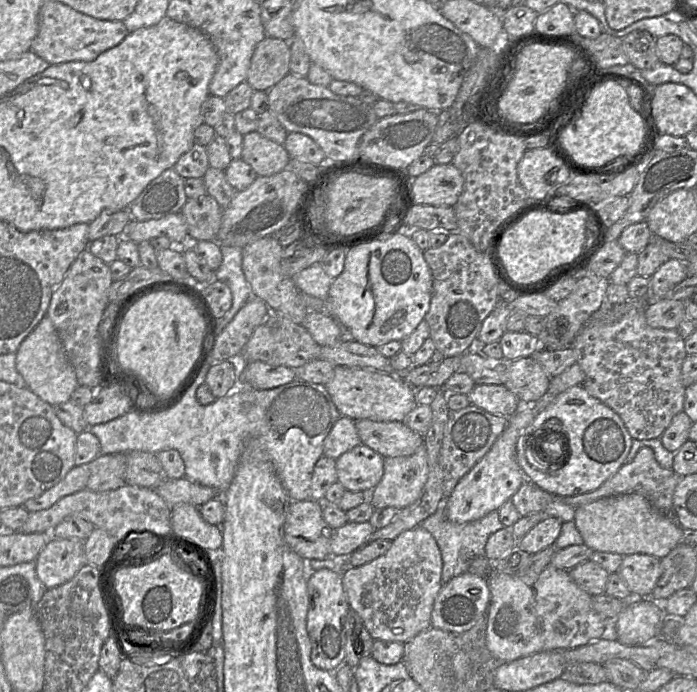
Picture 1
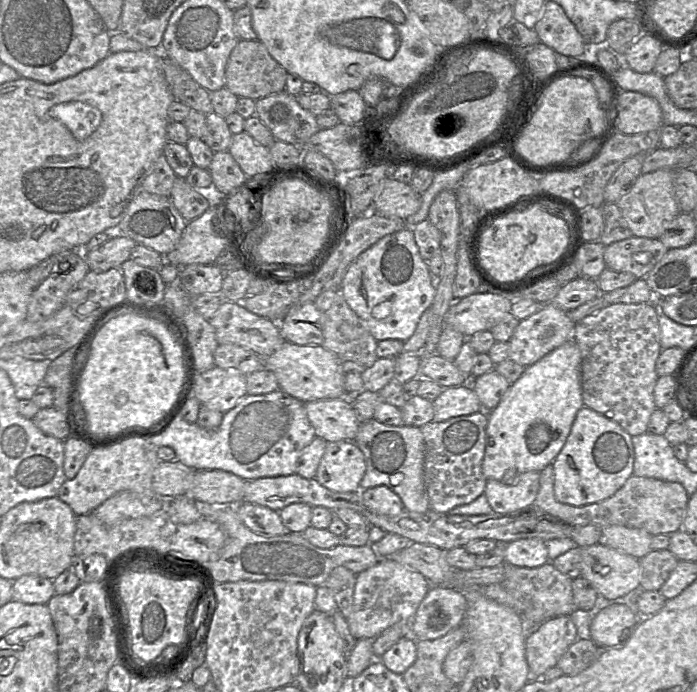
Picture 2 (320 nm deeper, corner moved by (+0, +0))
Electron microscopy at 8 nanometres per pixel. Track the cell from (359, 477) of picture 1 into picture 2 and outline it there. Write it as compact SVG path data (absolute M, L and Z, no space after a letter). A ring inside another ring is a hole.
M333 441L326 444L315 479L334 492L356 492L365 472L364 455L354 441Z

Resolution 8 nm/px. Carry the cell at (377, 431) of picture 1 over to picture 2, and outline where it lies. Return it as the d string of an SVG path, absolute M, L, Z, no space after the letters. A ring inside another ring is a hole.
M350 397L306 402L305 409L316 437L326 442L354 441L361 422Z

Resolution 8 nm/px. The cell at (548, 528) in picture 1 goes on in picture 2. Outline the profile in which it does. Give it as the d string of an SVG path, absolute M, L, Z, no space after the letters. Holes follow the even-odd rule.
M523 538L505 545L505 562L518 567L536 568L549 562L546 541Z

